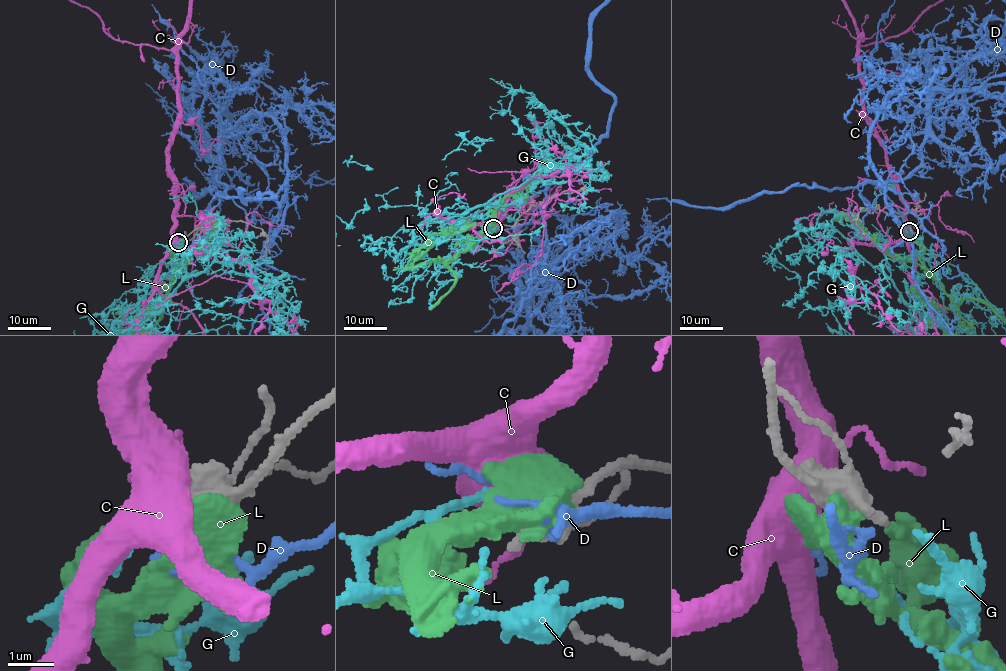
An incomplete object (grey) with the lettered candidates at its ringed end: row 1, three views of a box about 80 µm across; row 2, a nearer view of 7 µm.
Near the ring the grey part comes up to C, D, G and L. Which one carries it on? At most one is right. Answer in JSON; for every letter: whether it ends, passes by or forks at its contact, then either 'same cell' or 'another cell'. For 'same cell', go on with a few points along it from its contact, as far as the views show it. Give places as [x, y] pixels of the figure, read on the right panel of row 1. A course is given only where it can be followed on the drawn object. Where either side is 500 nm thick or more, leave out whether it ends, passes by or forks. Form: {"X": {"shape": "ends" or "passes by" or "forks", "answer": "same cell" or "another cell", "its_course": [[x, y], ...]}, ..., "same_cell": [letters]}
{"C": {"answer": "another cell"}, "D": {"shape": "forks", "answer": "another cell"}, "G": {"shape": "ends", "answer": "same cell"}, "L": {"answer": "another cell"}, "same_cell": ["G"]}

